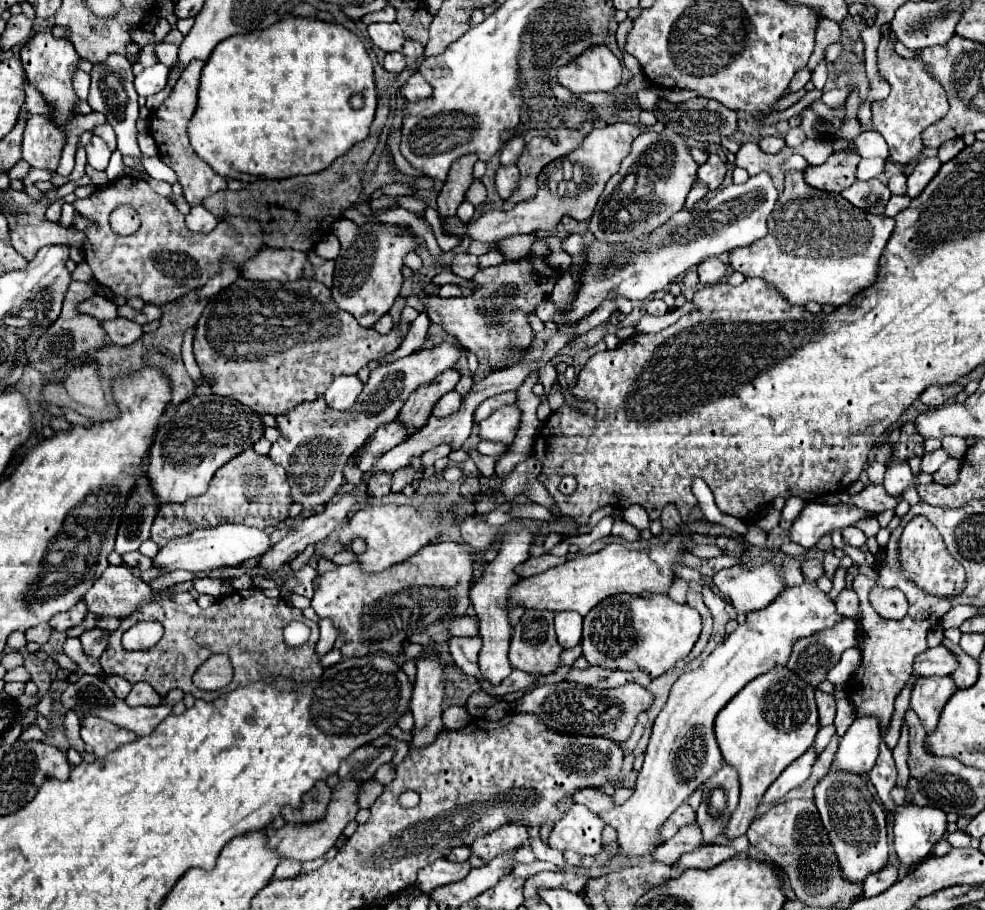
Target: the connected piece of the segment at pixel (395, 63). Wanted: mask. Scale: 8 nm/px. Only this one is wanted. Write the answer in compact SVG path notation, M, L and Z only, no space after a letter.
M388 52L384 56L384 64L382 64L388 72L392 74L400 74L406 68L406 58L400 52Z

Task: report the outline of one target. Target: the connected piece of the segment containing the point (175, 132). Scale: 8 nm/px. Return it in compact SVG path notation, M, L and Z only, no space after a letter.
M194 60L190 62L190 66L186 66L186 70L182 72L182 76L178 78L172 94L162 102L162 106L158 110L152 112L152 120L150 120L150 130L152 130L152 138L158 146L158 154L162 158L162 162L166 162L176 174L178 174L178 182L184 188L184 198L190 206L200 206L204 198L208 198L214 192L226 190L226 178L218 176L190 146L188 142L188 134L186 134L186 124L190 122L194 110L196 110L196 100L198 100L198 86L200 86L200 70L202 70L204 62L202 60Z

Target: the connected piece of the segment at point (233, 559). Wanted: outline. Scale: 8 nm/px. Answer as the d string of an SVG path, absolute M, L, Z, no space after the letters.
M222 524L216 528L200 528L194 530L192 534L174 538L170 544L158 550L158 554L152 558L152 564L154 568L160 568L164 572L172 572L178 568L200 572L200 570L214 570L222 566L240 566L248 558L260 556L266 550L270 550L270 538L264 530L242 526L242 524Z

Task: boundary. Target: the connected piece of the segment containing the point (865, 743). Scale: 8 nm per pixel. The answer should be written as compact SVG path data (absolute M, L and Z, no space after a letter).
M862 716L852 722L846 734L840 738L840 746L832 768L848 770L854 774L866 774L878 756L880 724L872 716Z

